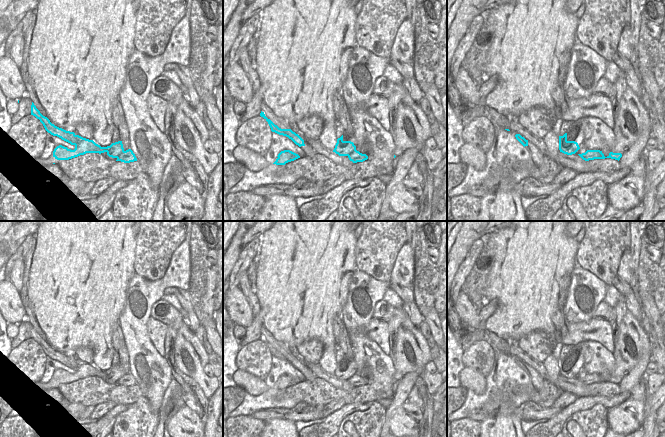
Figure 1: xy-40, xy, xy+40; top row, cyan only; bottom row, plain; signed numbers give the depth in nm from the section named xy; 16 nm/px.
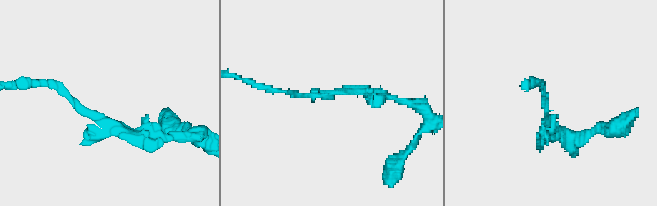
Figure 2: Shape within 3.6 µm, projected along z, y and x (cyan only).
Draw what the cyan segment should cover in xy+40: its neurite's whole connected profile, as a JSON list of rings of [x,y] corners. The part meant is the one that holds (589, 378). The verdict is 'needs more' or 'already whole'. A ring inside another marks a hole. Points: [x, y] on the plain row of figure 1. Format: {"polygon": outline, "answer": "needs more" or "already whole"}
{"polygon": [[[587,374],[585,377],[578,379],[585,385],[594,383],[605,383],[605,382],[611,382],[619,385],[620,382],[622,381],[621,377],[613,377],[613,376],[610,376],[609,379],[605,381],[602,375],[600,374]]], "answer": "already whole"}

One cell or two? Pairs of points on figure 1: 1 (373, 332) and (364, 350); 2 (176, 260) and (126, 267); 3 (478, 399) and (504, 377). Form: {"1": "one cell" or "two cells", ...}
{"1": "two cells", "2": "two cells", "3": "two cells"}

